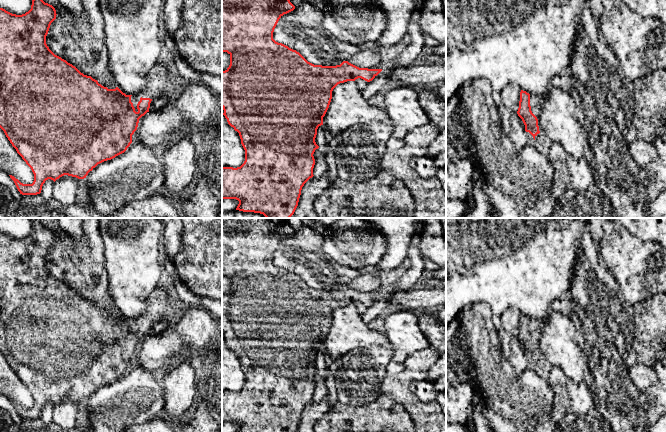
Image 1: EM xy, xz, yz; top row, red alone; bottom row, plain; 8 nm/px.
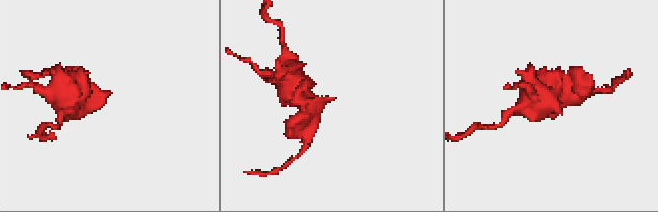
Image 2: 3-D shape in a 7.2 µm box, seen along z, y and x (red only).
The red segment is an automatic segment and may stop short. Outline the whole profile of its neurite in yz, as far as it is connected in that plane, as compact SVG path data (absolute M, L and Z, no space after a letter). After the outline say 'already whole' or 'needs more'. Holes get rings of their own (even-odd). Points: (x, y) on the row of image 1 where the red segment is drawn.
M521 90L518 116L522 119L525 125L525 131L529 132L534 140L540 133L537 117L540 114L540 105L544 100L544 96L538 94L529 94Z; needs more

